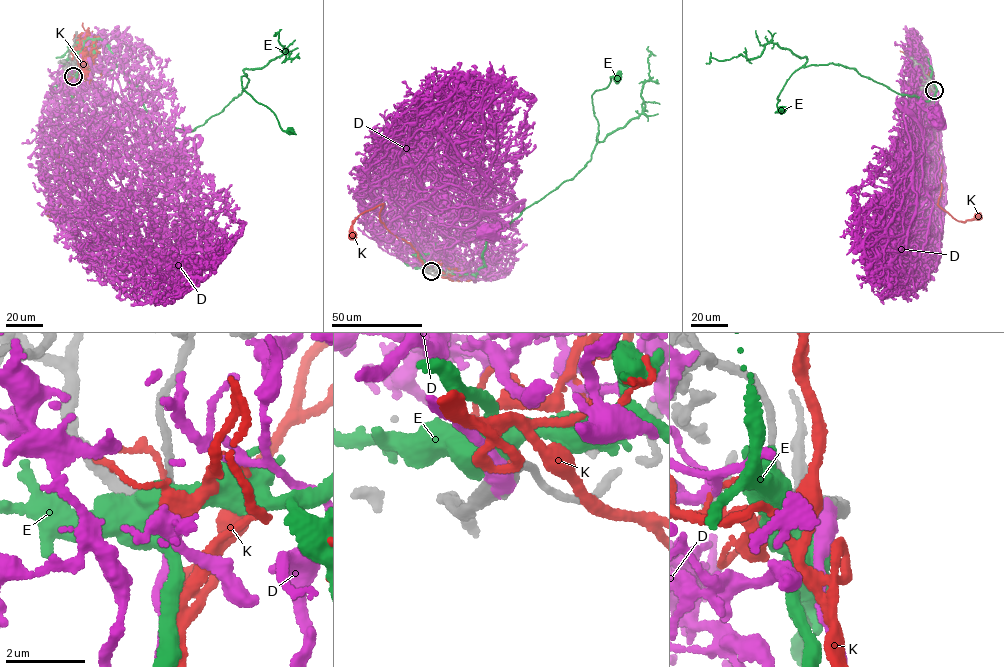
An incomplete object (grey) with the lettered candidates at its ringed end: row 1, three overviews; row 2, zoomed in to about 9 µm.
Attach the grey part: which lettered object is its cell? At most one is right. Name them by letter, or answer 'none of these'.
D

